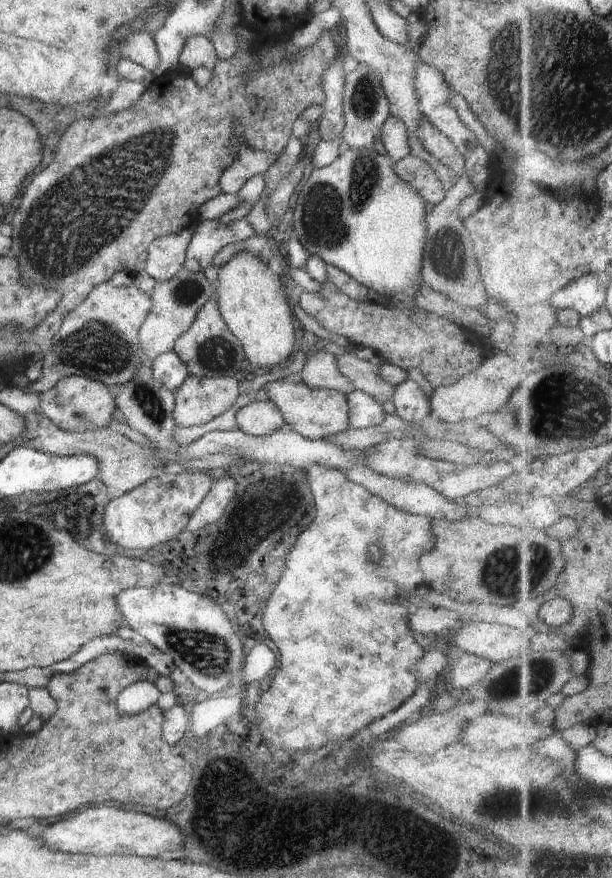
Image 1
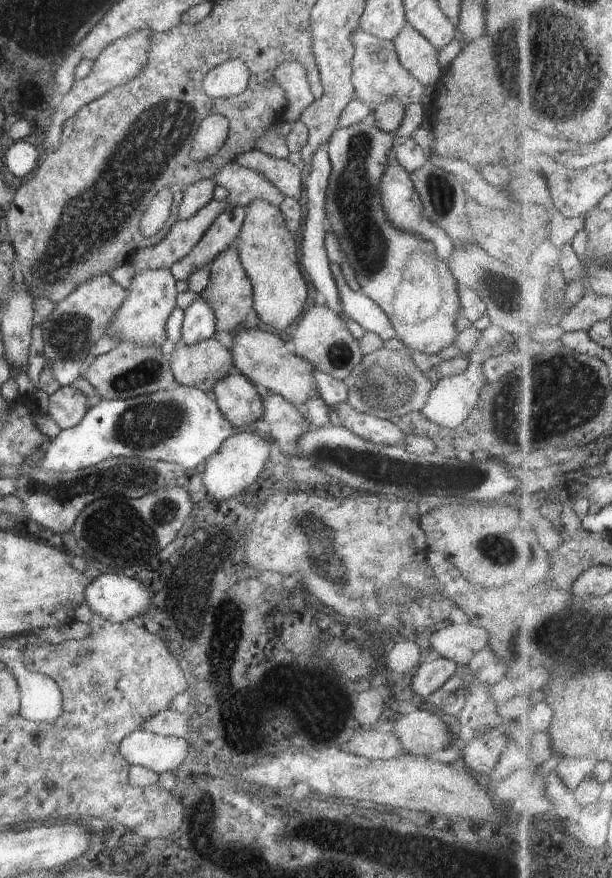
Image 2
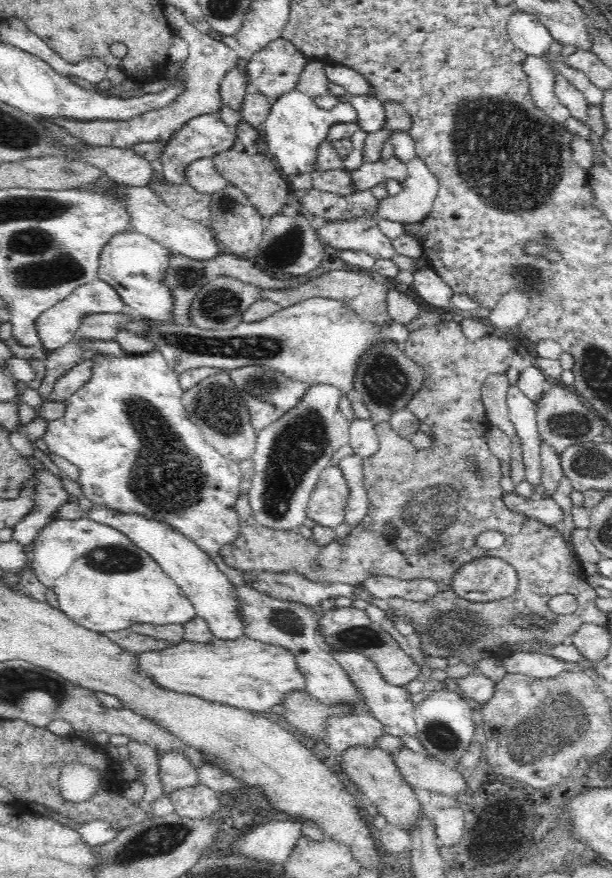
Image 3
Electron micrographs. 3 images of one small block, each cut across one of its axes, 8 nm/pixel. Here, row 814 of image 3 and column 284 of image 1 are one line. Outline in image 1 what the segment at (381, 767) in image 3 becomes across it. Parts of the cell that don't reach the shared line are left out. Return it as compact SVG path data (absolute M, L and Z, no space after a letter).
M293 380L277 381L265 384L264 390L268 401L272 402L282 416L285 424L292 426L293 431L303 438L324 439L338 432L348 430L348 404L346 398L338 390L328 388L310 388L304 382Z

